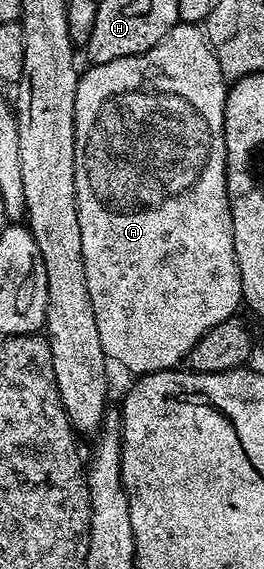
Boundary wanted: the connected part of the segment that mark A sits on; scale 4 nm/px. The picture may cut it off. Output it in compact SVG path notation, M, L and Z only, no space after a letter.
M179 23L179 24L176 24L176 25L174 25L174 26L173 26L173 27L172 27L172 31L168 31L168 35L164 35L164 39L160 39L160 43L156 43L156 47L152 47L152 48L151 48L151 49L149 49L149 50L148 50L148 51L144 51L144 52L143 52L143 53L141 53L141 54L140 54L140 55L136 55L136 56L135 56L135 57L121 57L121 58L120 58L120 59L112 59L112 63L100 63L100 64L99 64L99 65L90 65L90 66L89 66L89 68L87 68L87 70L88 70L88 71L87 71L87 73L86 73L86 70L85 70L85 72L83 72L83 73L82 73L82 74L81 74L81 76L79 76L79 79L78 79L78 86L77 86L77 87L76 87L76 101L75 101L75 107L74 107L74 170L75 170L75 171L76 171L76 207L77 207L77 208L78 208L78 222L79 222L79 223L80 223L80 247L81 247L81 248L82 248L82 258L83 258L83 259L84 259L84 279L85 279L85 280L86 280L86 282L87 282L87 283L88 283L88 299L89 299L89 300L90 300L90 302L91 302L91 303L92 303L92 311L93 311L93 312L94 312L94 314L95 314L95 315L96 315L96 331L100 331L100 343L101 343L101 344L102 344L102 346L103 346L103 347L104 347L104 351L105 351L105 352L106 352L106 356L107 356L107 358L109 358L109 360L110 360L110 361L111 361L111 362L113 362L113 364L114 364L114 361L115 361L115 363L116 363L116 364L118 364L118 365L123 365L123 367L124 367L124 368L126 368L126 369L127 369L127 371L128 371L128 372L130 372L130 373L134 373L134 374L133 374L133 375L141 375L141 374L144 374L144 373L159 373L159 372L160 372L160 371L164 371L164 370L165 370L165 369L172 369L172 368L175 368L175 367L178 367L178 366L181 366L181 365L182 365L182 364L183 364L183 362L185 362L185 361L186 361L186 360L187 360L187 358L189 358L189 356L190 356L190 352L191 352L191 351L192 351L192 347L196 347L196 343L200 343L200 339L201 339L201 338L202 338L202 337L203 337L203 336L204 336L204 335L208 335L208 331L212 331L212 327L216 327L216 326L217 326L217 325L219 325L219 324L220 324L220 323L224 323L224 319L228 319L228 318L229 318L229 317L233 317L233 316L235 316L235 314L237 314L237 313L238 313L238 312L239 312L239 310L238 310L238 305L239 305L239 309L240 309L240 306L241 306L241 305L242 305L242 304L243 304L243 300L242 300L242 284L241 284L241 283L240 283L240 267L239 267L239 266L238 266L238 264L237 264L237 263L236 263L236 251L235 251L235 250L234 250L234 240L233 240L233 239L232 239L232 215L231 215L231 214L230 214L230 204L229 204L229 203L228 203L228 187L227 187L227 186L226 186L226 148L225 148L225 147L224 147L224 103L225 103L225 102L226 102L226 91L227 91L227 88L228 88L228 82L227 82L227 80L226 80L226 76L224 76L224 75L223 75L223 74L222 74L222 72L221 72L221 71L220 71L220 63L219 63L219 62L218 62L218 60L217 60L217 59L216 59L216 55L215 55L215 54L214 54L214 48L212 48L212 47L211 47L211 46L210 46L210 38L209 38L209 37L207 37L207 36L206 36L206 34L205 34L205 32L204 32L204 30L203 30L203 28L202 28L202 26L201 26L201 24L198 24L198 23Z

